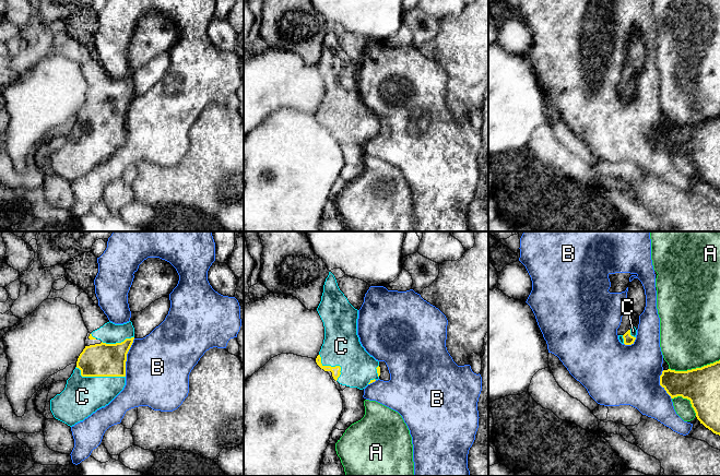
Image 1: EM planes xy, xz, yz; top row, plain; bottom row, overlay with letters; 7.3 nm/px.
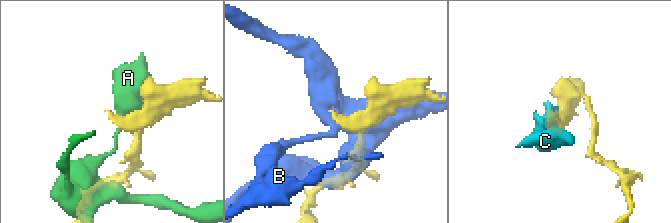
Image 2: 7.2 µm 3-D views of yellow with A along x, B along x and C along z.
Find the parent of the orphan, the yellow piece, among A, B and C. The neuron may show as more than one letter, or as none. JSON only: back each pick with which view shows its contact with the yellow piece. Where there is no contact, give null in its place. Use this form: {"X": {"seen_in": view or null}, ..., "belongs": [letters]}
{"C": {"seen_in": "xy"}, "belongs": ["C"]}

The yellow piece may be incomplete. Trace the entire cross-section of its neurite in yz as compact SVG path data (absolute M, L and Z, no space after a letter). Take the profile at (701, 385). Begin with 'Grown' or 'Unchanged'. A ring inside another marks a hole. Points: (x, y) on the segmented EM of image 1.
Unchanged. M720 360L687 371L663 370L660 385L671 398L682 396L689 400L700 424L720 436Z

